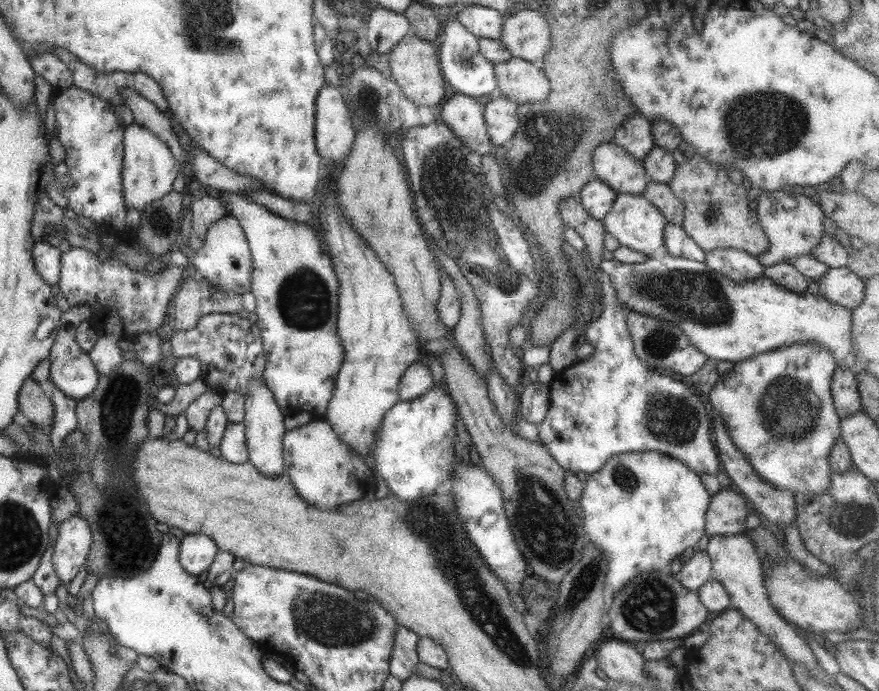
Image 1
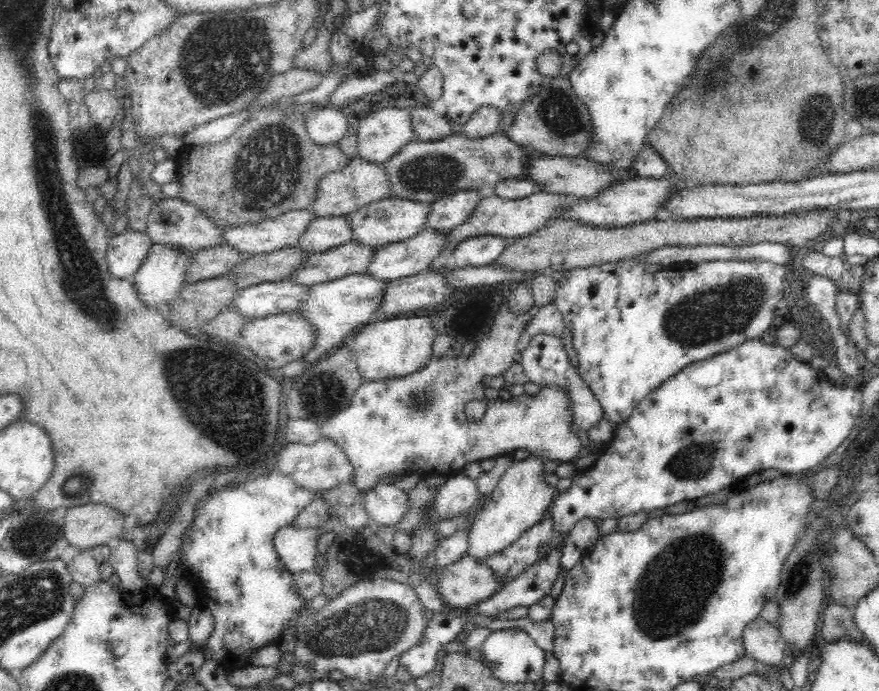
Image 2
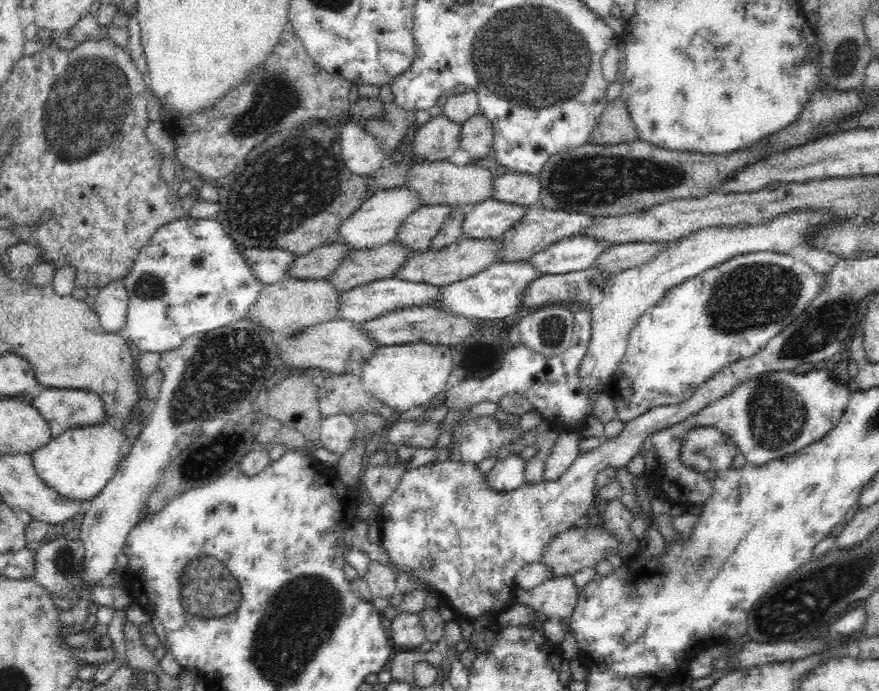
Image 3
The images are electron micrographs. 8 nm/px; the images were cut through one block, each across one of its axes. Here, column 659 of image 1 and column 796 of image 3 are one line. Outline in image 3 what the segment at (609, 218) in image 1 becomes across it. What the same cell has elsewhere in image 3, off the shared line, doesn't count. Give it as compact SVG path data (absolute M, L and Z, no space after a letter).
M812 211L793 213L779 217L772 223L760 226L736 226L736 228L706 228L693 236L668 243L667 250L652 262L636 266L620 273L612 273L606 280L606 288L601 297L593 303L590 315L593 326L593 337L590 348L578 366L578 375L586 383L588 389L599 389L604 386L625 355L629 334L638 323L640 316L652 308L674 285L680 284L712 268L722 264L734 256L750 252L778 252L786 254L791 248L808 244L813 232L824 223L840 220L828 213L812 213Z

